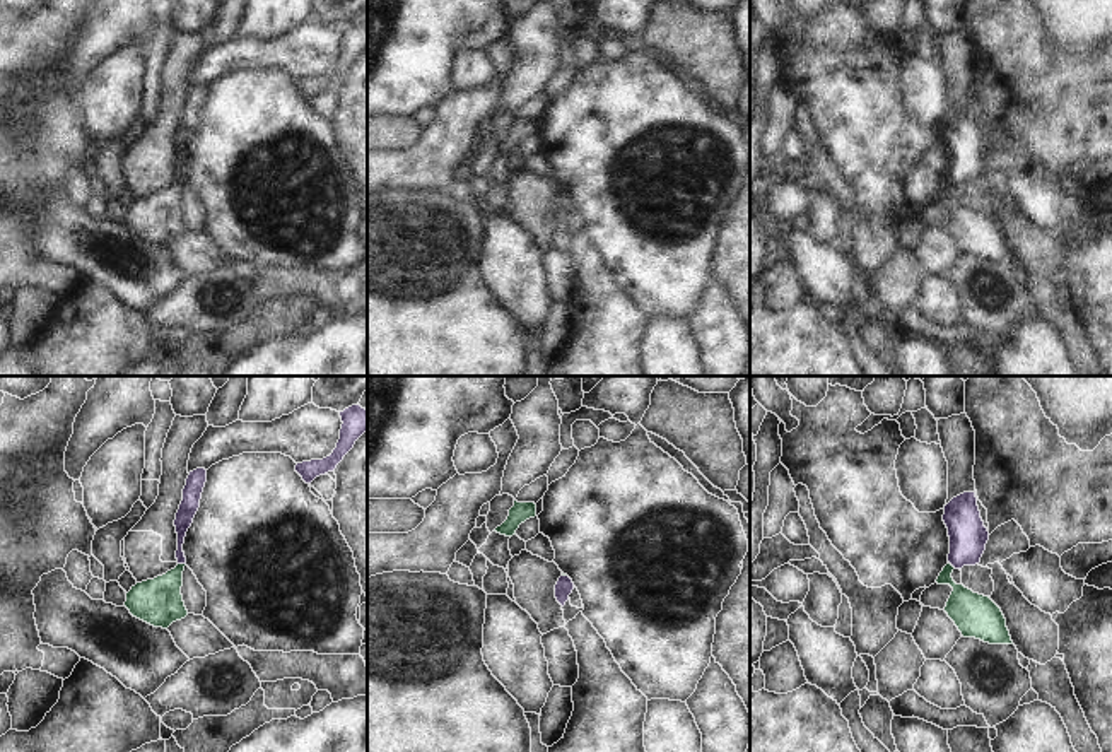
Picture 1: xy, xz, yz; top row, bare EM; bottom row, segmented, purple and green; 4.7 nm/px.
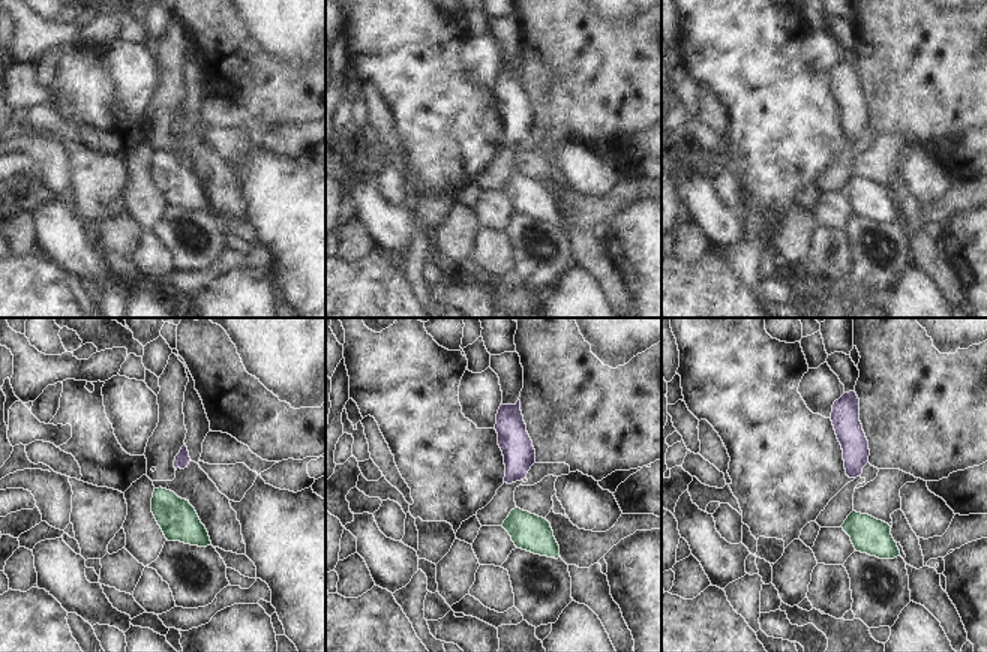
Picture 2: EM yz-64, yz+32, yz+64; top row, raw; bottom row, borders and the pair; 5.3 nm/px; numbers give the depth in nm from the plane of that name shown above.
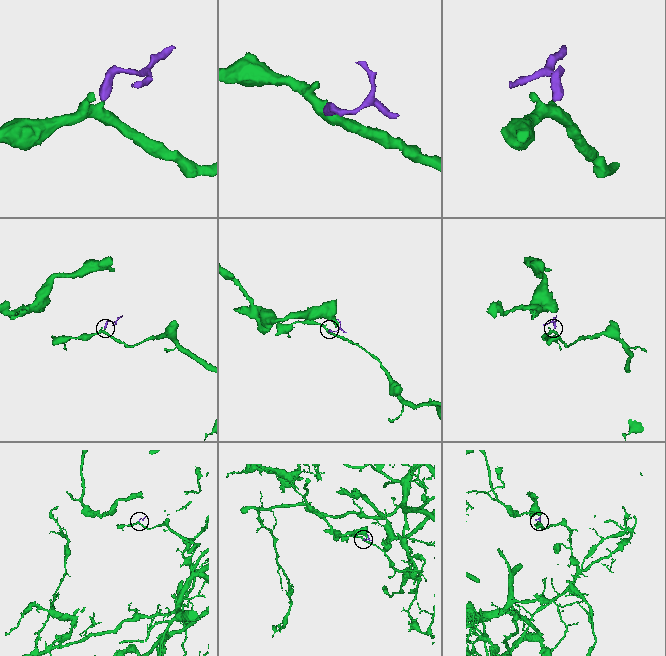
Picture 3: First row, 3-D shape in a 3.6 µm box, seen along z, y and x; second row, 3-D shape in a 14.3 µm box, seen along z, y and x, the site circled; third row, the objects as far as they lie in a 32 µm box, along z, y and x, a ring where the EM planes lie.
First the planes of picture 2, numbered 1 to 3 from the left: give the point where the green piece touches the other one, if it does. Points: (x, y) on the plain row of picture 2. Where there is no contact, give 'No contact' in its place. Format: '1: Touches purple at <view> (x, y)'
1: No contact
2: No contact
3: No contact

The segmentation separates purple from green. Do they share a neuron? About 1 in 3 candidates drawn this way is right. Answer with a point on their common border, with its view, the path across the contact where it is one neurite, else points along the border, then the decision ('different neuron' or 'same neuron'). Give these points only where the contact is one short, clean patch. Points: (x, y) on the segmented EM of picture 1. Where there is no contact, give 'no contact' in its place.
xy (181, 563) | along xy (178, 563), (185, 564) | different neuron

